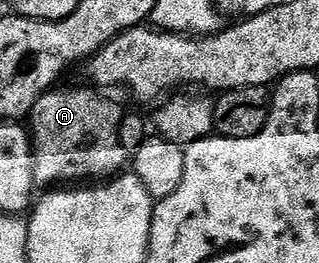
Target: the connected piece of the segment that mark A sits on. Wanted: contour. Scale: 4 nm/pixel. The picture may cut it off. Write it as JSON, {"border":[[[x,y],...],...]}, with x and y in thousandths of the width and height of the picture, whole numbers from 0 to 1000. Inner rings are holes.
{"border":[[[191,331],[141,350],[110,388],[103,437],[85,456],[103,536],[107,703],[229,707],[245,692],[329,692],[364,673],[398,624],[398,582],[373,540],[386,414],[301,331]]]}

